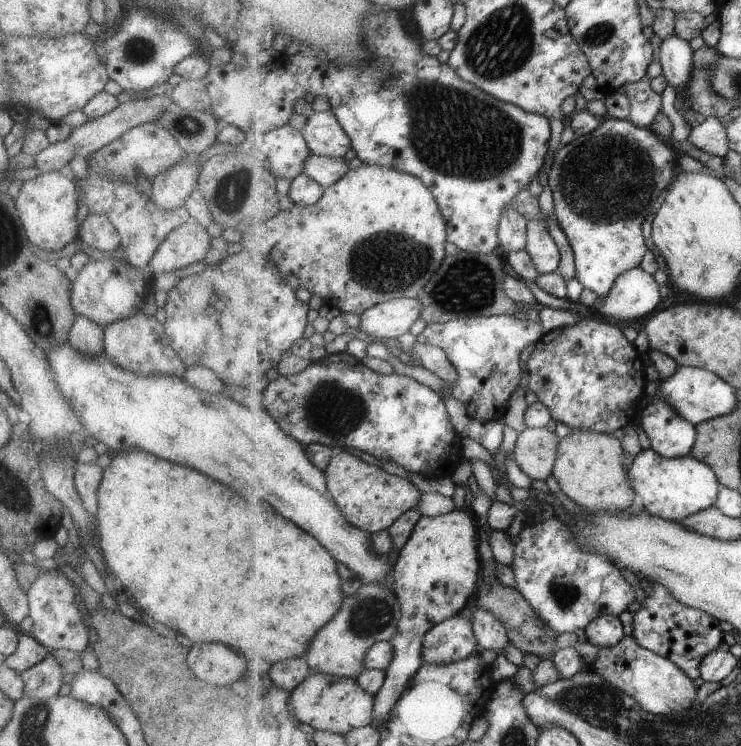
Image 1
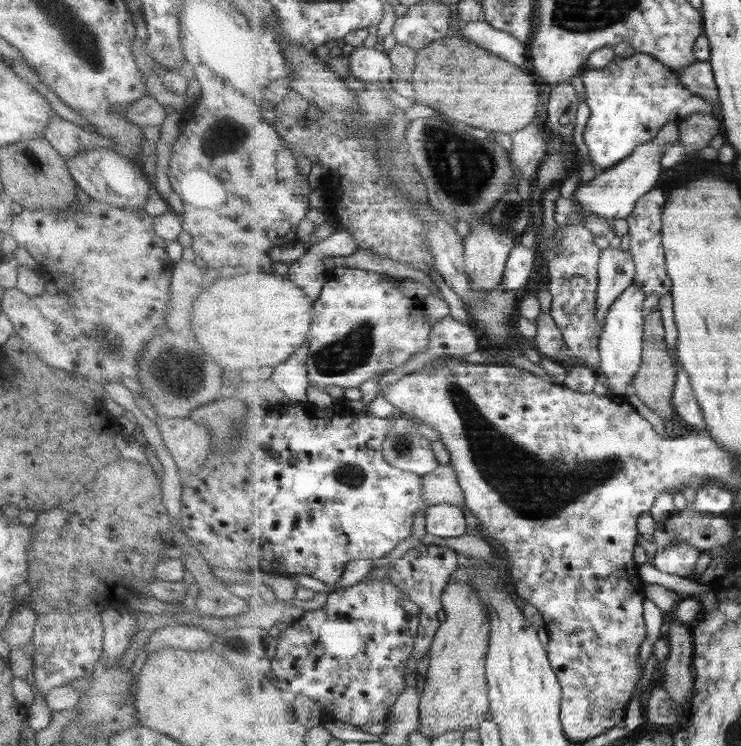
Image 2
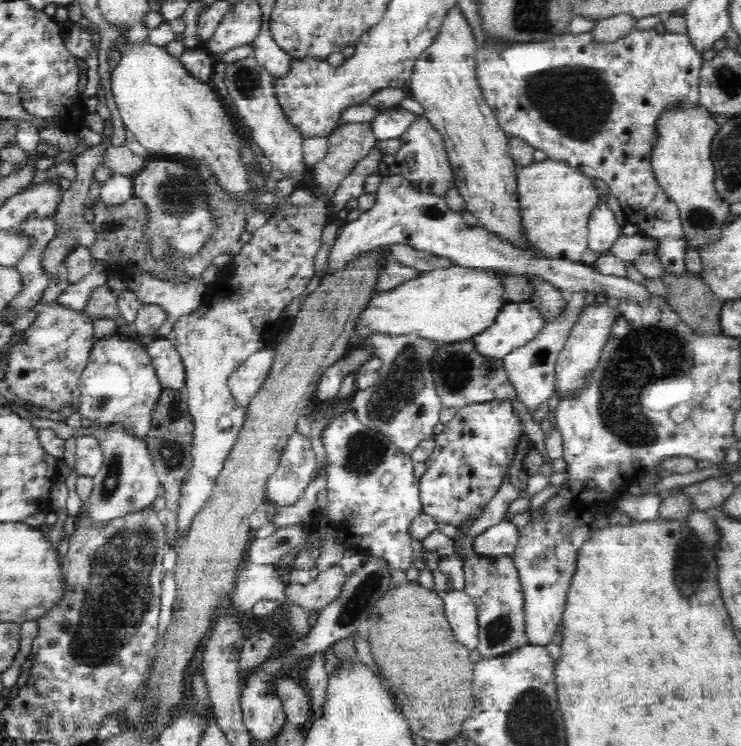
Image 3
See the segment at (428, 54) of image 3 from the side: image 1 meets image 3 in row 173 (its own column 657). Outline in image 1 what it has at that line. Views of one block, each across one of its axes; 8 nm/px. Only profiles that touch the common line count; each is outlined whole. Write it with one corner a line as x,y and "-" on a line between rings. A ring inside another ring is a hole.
653,448
641,450
633,460
628,476
645,510
673,522
711,508
717,502
723,487
710,464
699,462
692,455
685,458
665,458

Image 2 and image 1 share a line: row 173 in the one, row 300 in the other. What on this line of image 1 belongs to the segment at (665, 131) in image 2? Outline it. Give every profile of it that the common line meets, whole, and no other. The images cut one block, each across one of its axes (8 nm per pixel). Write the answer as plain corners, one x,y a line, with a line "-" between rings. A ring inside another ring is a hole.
635,267
623,272
613,284
609,296
593,304
598,314
615,320
635,320
651,314
661,304
661,283
655,276

